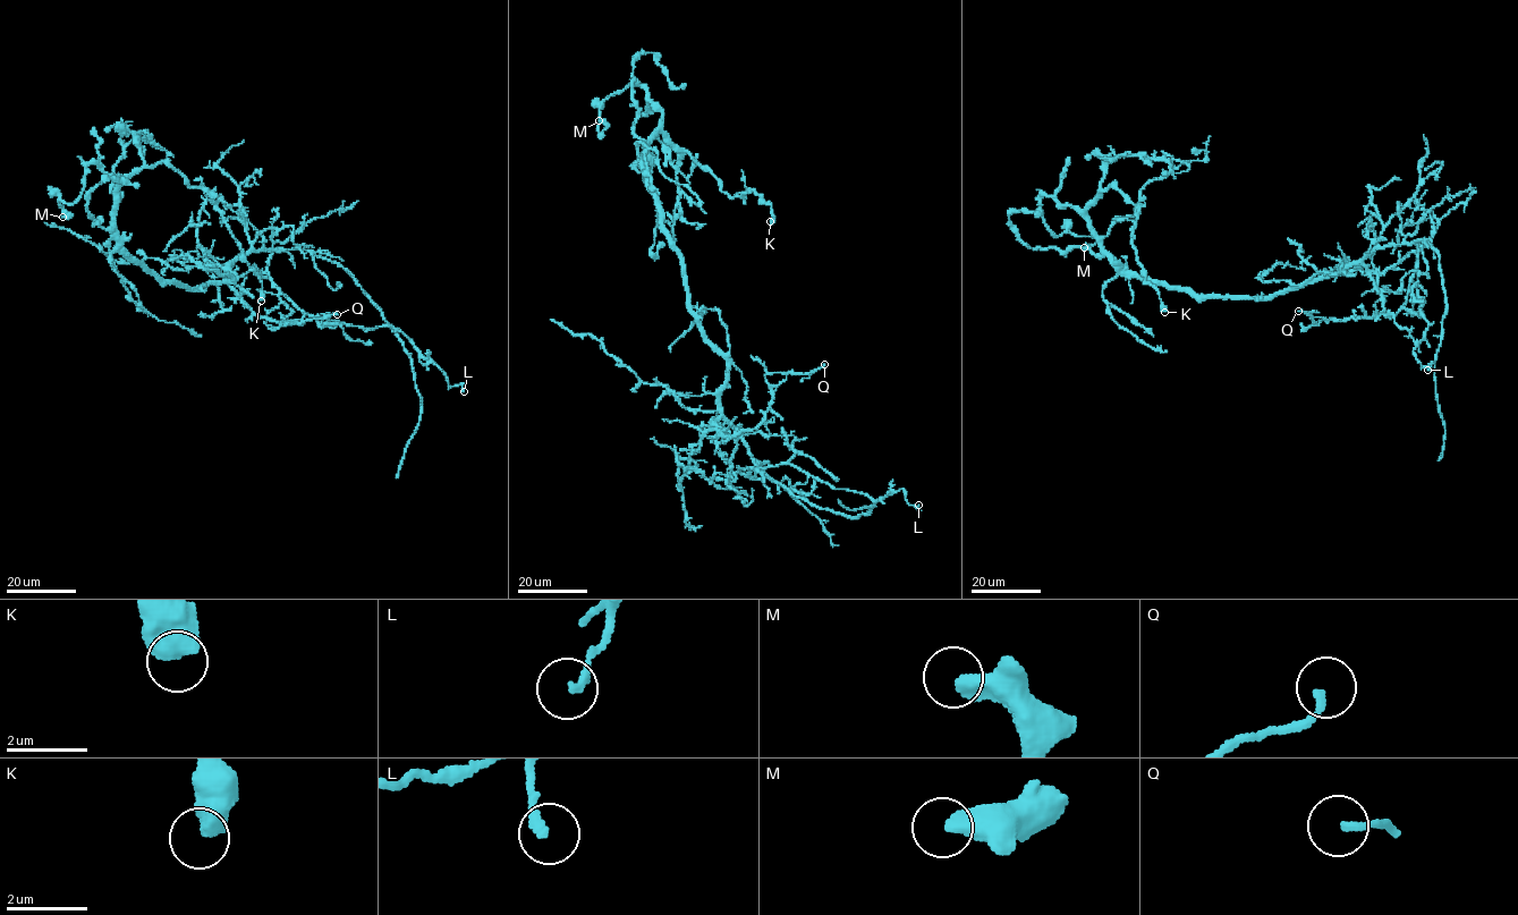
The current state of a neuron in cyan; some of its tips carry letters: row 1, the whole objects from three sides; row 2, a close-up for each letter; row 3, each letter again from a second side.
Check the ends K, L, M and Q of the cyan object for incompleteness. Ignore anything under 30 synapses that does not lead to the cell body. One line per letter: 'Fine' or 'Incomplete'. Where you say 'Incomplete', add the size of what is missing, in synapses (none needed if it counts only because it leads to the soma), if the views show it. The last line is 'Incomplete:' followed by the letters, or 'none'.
K: Fine
L: Fine
M: Fine
Q: Fine
Incomplete: none

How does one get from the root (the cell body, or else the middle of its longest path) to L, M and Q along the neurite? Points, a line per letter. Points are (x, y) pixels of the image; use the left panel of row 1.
L: (202, 287), (235, 279), (230, 264), (248, 251), (282, 248), (269, 277), (302, 310), (392, 325), (464, 391)
M: (202, 287), (164, 281), (118, 247), (118, 177), (98, 164), (87, 167), (75, 202), (59, 200), (62, 217)
Q: (202, 287), (235, 279), (231, 263), (226, 281), (259, 316), (291, 323), (282, 321), (282, 325), (337, 314)

